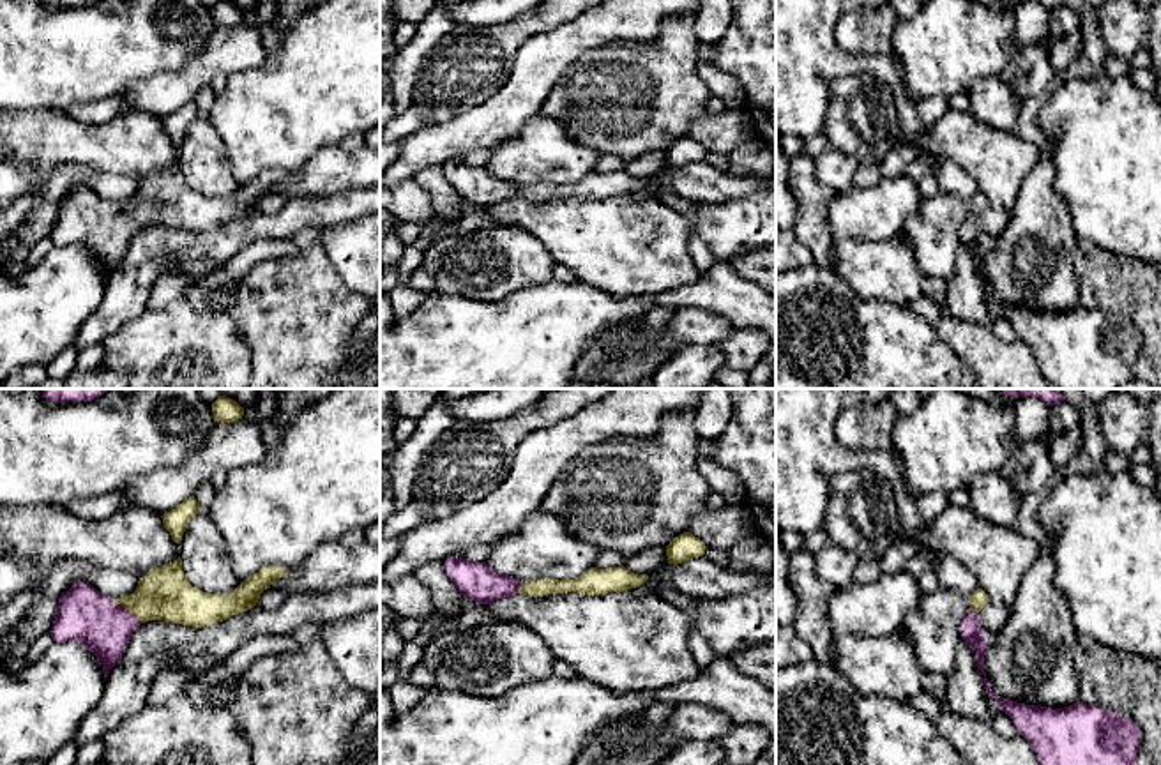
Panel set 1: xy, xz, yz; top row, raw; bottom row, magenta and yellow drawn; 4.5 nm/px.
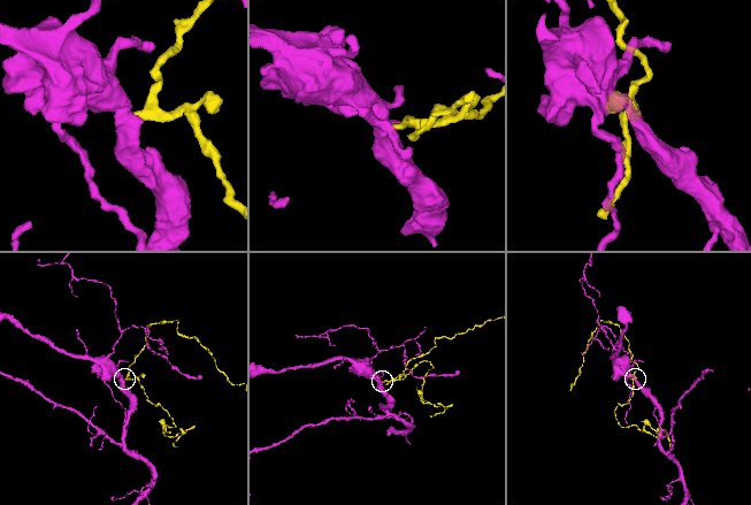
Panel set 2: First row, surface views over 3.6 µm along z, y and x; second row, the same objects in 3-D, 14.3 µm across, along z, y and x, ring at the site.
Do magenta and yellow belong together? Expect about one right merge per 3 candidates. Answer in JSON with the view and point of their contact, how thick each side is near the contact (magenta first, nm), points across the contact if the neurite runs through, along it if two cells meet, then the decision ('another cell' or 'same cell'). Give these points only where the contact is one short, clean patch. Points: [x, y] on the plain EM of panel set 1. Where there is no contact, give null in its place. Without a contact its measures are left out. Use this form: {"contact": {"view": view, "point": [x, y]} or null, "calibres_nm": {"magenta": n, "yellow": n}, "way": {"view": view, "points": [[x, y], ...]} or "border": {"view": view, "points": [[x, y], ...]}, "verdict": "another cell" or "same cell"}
{"contact": {"view": "xy", "point": [124, 212]}, "calibres_nm": {"magenta": 240, "yellow": 240}, "way": {"view": "xy", "points": [[85, 219], [117, 219], [124, 212], [136, 212], [163, 198]]}, "verdict": "same cell"}

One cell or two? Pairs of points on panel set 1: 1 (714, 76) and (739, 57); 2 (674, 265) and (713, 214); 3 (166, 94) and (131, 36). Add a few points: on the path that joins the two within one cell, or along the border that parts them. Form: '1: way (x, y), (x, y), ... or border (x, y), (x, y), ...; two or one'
1: border (709, 60), (728, 71), (741, 83), (744, 105); two
2: border (700, 204), (695, 214), (695, 228); two
3: border (193, 57), (177, 69), (133, 80), (119, 94); two

